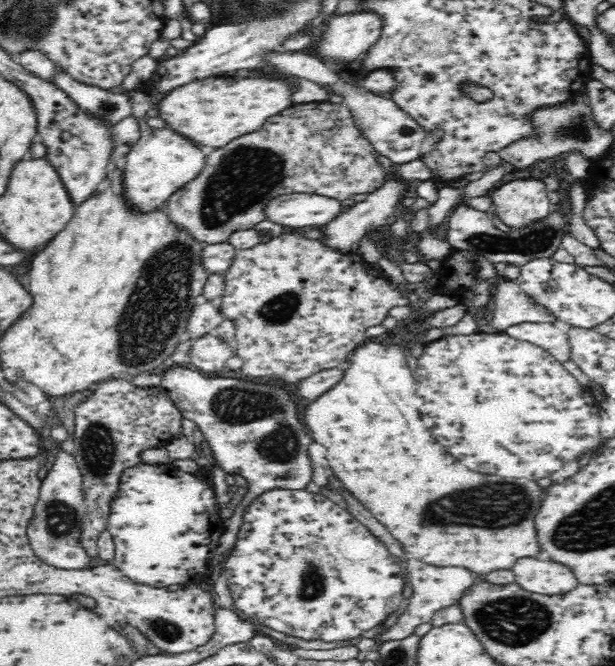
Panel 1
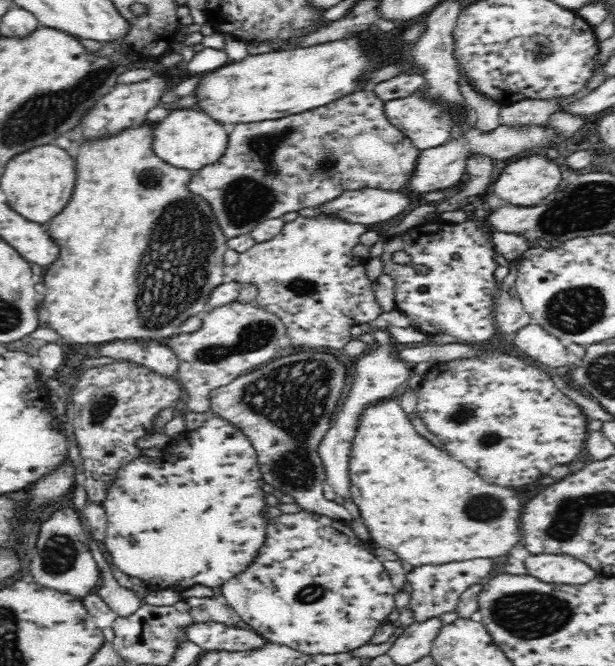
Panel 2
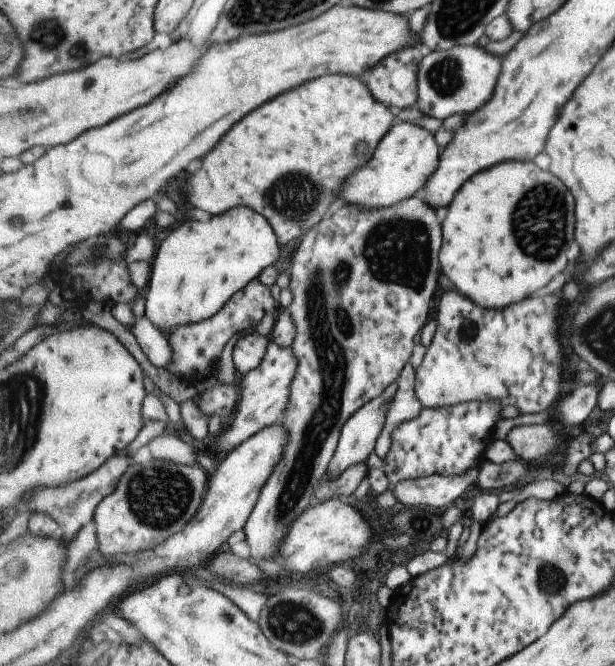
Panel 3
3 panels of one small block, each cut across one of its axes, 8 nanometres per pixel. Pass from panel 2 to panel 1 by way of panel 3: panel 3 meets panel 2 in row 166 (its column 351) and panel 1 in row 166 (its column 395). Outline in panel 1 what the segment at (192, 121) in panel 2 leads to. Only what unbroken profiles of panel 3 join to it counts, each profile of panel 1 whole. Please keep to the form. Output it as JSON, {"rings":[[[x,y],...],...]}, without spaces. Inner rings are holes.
{"rings":[[[139,89],[132,90],[128,94],[132,102],[132,114],[140,127],[140,139],[131,146],[130,152],[125,157],[125,194],[129,196],[130,203],[138,207],[138,211],[154,211],[155,208],[164,208],[171,194],[201,174],[206,166],[206,156],[200,150],[200,144],[184,138],[184,134],[180,134],[177,130],[172,130],[168,126],[154,129],[147,125],[145,114],[154,105],[154,96]]]}

